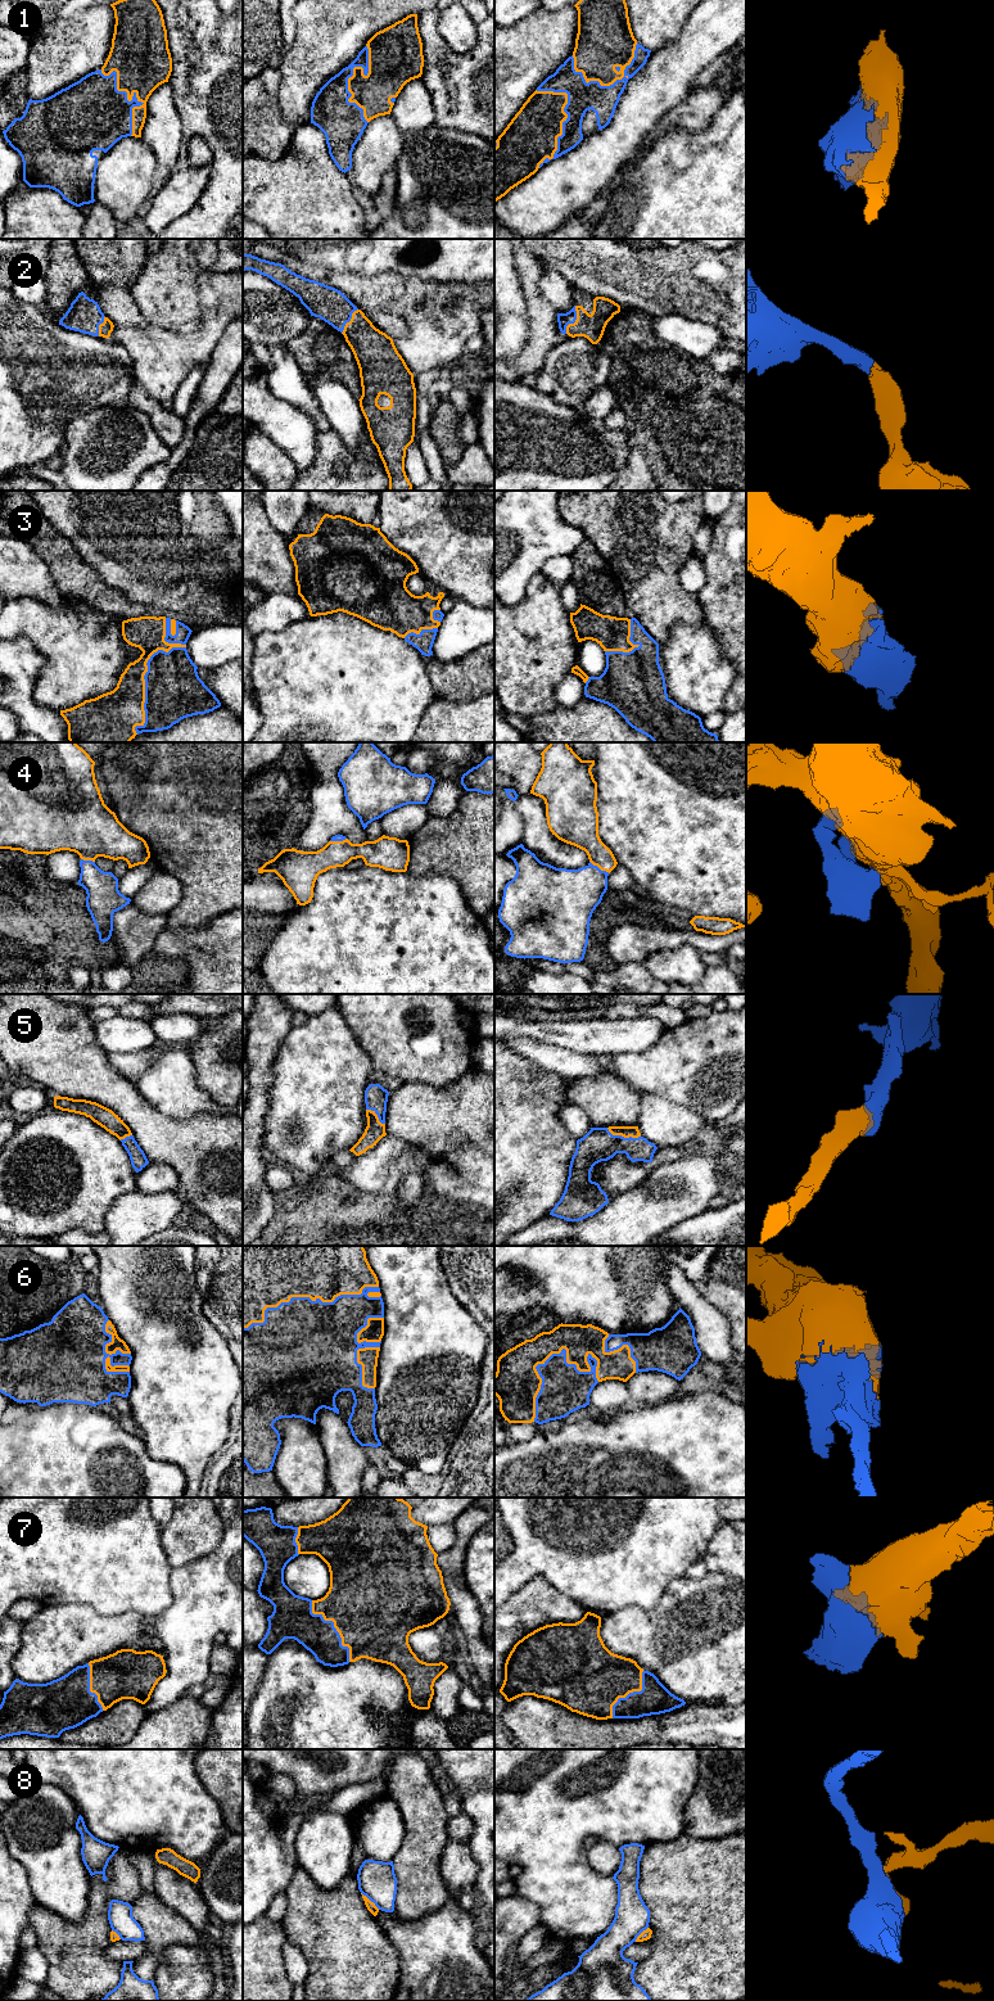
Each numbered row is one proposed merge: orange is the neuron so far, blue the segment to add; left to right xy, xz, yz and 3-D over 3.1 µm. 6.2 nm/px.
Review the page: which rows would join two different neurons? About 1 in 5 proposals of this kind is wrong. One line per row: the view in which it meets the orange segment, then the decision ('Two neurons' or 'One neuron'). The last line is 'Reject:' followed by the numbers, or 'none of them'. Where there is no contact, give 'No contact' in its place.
1: Touches orange in xy. One neuron
2: Touches orange in yz. One neuron
3: Touches orange in xy. One neuron
4: Touches orange in yz. One neuron
5: Touches orange in yz. One neuron
6: Touches orange in yz. One neuron
7: Touches orange in xz. One neuron
8: Touches orange in xz. Two neurons
Reject: 8

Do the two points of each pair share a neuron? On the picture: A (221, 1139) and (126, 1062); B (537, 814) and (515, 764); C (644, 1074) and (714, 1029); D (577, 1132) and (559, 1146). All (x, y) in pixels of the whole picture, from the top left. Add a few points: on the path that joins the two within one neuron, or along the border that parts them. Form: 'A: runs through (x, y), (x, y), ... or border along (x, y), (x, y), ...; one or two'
A: border along (109, 1064), (134, 1083); two
B: border along (529, 793), (519, 795); two
C: runs through (662, 1069), (673, 1069), (696, 1047); one
D: border along (560, 1107), (560, 1120), (565, 1129), (577, 1139); two

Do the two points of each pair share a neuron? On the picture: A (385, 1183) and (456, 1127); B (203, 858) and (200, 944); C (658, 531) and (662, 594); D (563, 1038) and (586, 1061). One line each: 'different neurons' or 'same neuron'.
A: different neurons
B: different neurons
C: same neuron
D: different neurons

